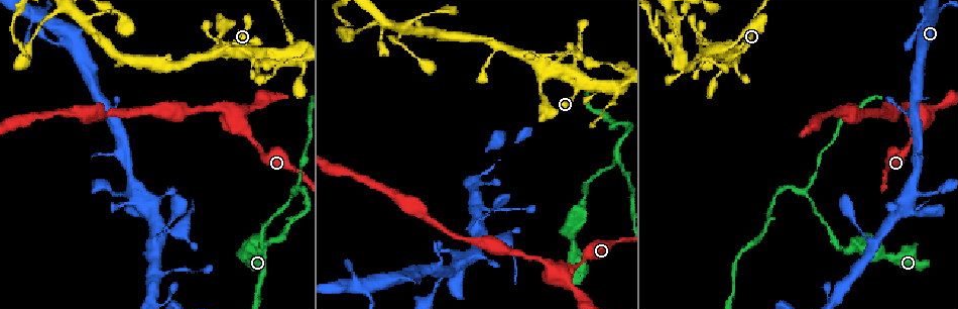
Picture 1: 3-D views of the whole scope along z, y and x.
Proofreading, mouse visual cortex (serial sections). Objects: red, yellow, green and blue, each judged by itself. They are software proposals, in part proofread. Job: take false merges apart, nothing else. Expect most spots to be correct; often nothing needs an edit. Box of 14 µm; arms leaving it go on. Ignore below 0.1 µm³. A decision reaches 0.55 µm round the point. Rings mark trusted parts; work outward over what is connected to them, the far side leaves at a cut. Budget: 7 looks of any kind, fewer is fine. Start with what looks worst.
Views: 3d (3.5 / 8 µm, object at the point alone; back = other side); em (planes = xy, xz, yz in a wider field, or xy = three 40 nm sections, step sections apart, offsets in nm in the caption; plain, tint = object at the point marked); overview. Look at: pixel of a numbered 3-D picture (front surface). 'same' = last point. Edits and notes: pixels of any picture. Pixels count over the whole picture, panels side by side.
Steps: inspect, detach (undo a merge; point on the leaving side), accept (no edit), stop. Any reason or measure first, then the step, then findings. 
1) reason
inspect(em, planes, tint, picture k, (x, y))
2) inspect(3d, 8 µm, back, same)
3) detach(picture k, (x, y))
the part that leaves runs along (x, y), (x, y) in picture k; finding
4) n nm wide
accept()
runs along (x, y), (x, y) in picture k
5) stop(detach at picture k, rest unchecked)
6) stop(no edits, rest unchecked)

four or more arms meet
inspect(3d, 8 µm, picture 1, (88, 27))

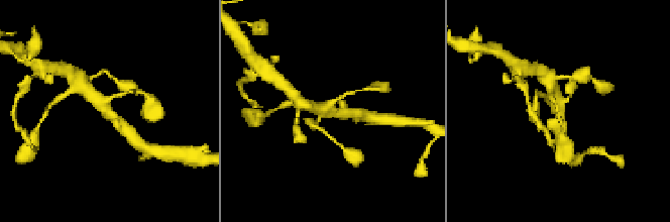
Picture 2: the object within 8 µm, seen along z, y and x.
4 arms; arms of 150, 150, 400, 400 nm
inspect(em, planes, tint, picture 2, (103, 109))

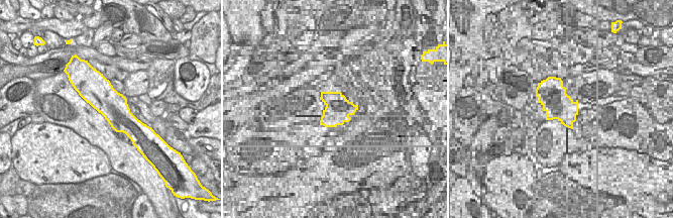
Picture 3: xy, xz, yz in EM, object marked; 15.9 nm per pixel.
460 nm wide
accept()
runs along (126, 130), (84, 87) in picture 2; all the same cell

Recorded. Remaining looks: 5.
sudden change in width
inspect(3d, 8 µm, picture 1, (615, 102))

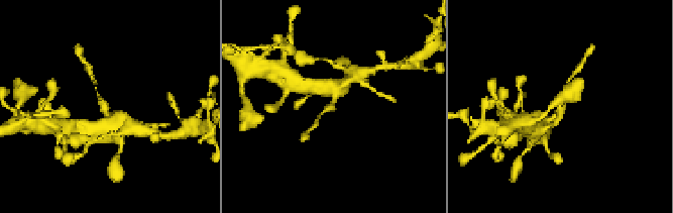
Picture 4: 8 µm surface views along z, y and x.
inspect(3d, 3.5 µm, picture 4, (106, 107))

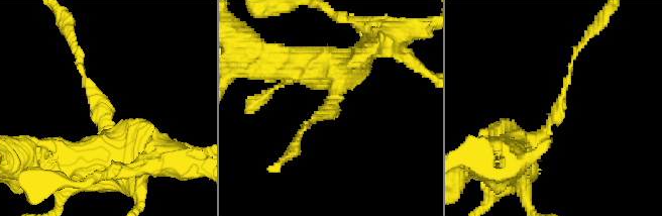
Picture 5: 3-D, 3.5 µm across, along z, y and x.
arms of 100, 500 nm
accept()
runs along (516, 157), (557, 110), (575, 55) in picture 5; one cell here

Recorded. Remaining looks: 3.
inspect(3d, 3.5 µm, picture 1, (262, 250))

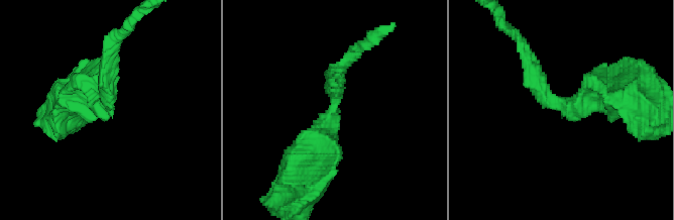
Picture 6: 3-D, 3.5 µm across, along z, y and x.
arms of 200, 400 nm
inspect(em, planes, plain, picture 6, (334, 112))

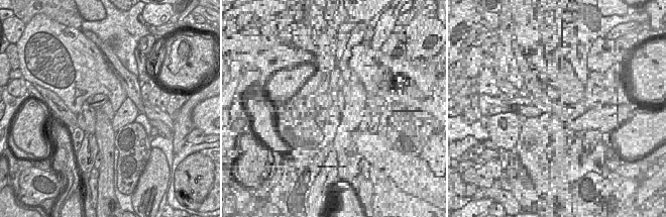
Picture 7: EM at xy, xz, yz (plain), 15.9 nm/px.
where the object lies
inspect(em, planes, tint, same)

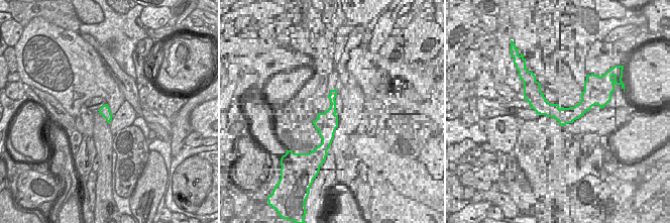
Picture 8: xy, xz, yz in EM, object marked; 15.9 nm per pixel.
accept()
runs along (619, 97), (549, 100), (526, 53) in picture 6; all the same cell

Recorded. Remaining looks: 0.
stop(no edits, rest unchecked)

